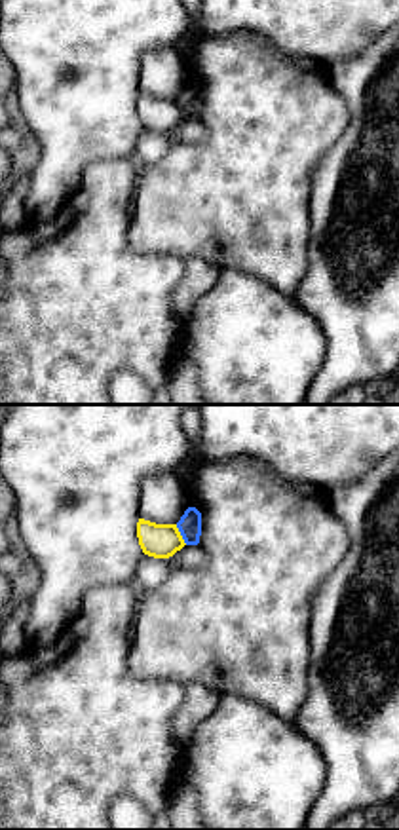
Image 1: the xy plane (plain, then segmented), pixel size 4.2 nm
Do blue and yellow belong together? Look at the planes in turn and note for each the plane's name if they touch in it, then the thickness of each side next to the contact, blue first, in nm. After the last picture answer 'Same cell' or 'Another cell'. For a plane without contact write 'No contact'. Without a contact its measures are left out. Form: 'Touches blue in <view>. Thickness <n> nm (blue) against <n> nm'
Touches blue in xy. Thickness 100 nm (blue) against 140 nm

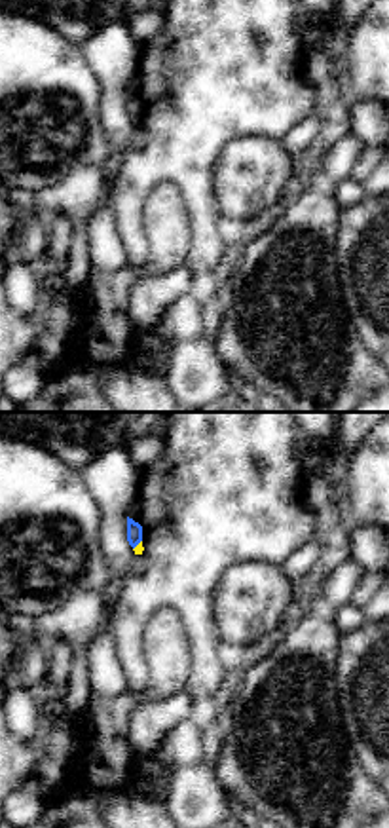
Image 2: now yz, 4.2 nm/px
Touches blue in yz. Thickness 60 nm (blue) against 40 nm

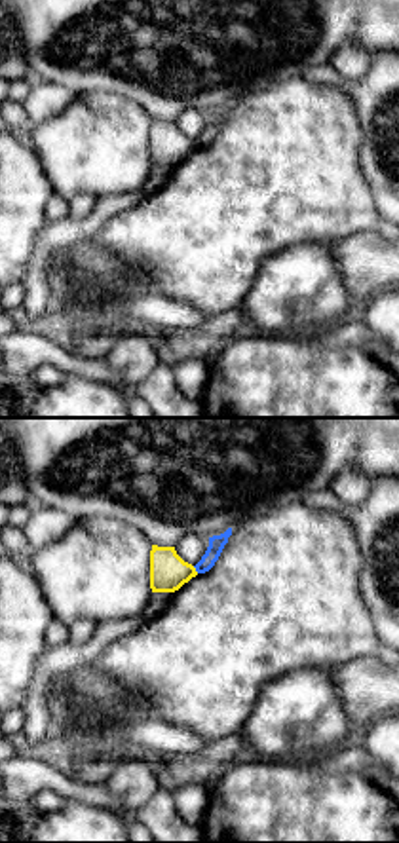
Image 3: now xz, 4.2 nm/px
Touches blue in xz. Thickness 70 nm (blue) against 160 nm

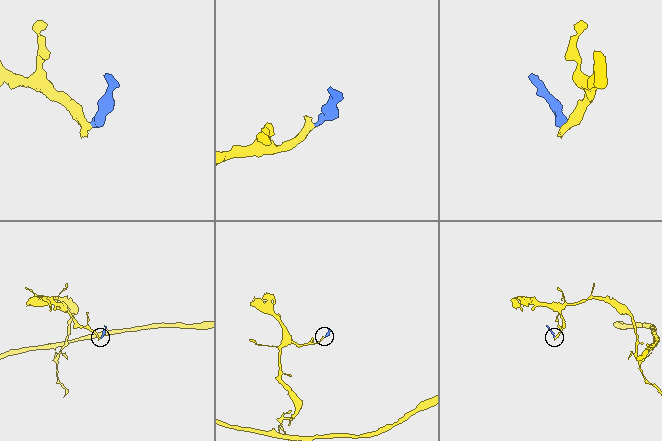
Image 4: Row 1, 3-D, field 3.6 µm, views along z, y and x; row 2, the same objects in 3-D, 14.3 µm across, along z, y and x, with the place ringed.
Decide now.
Another cell

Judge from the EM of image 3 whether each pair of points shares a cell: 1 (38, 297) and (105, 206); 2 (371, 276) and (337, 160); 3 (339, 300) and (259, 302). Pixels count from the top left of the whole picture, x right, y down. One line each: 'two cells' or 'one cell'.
1: one cell
2: two cells
3: one cell

